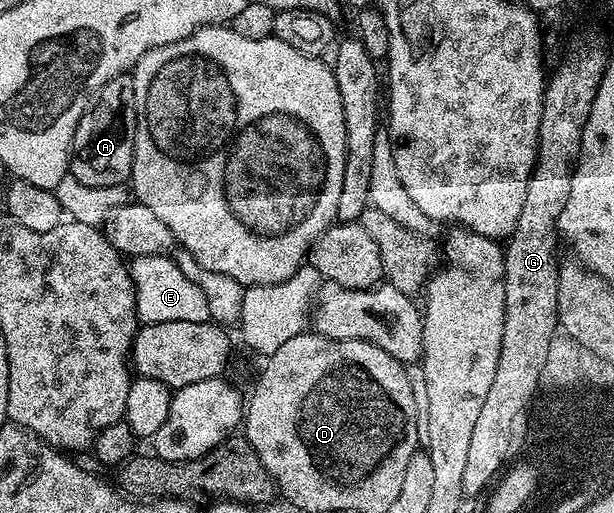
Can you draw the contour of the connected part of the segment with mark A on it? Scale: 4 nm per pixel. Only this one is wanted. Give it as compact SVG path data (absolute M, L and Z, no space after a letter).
M127 73L112 77L98 90L89 107L80 117L74 134L74 146L70 148L70 170L76 181L90 187L116 186L125 184L130 177L132 161L134 160L134 126L136 113L134 112L134 76Z

